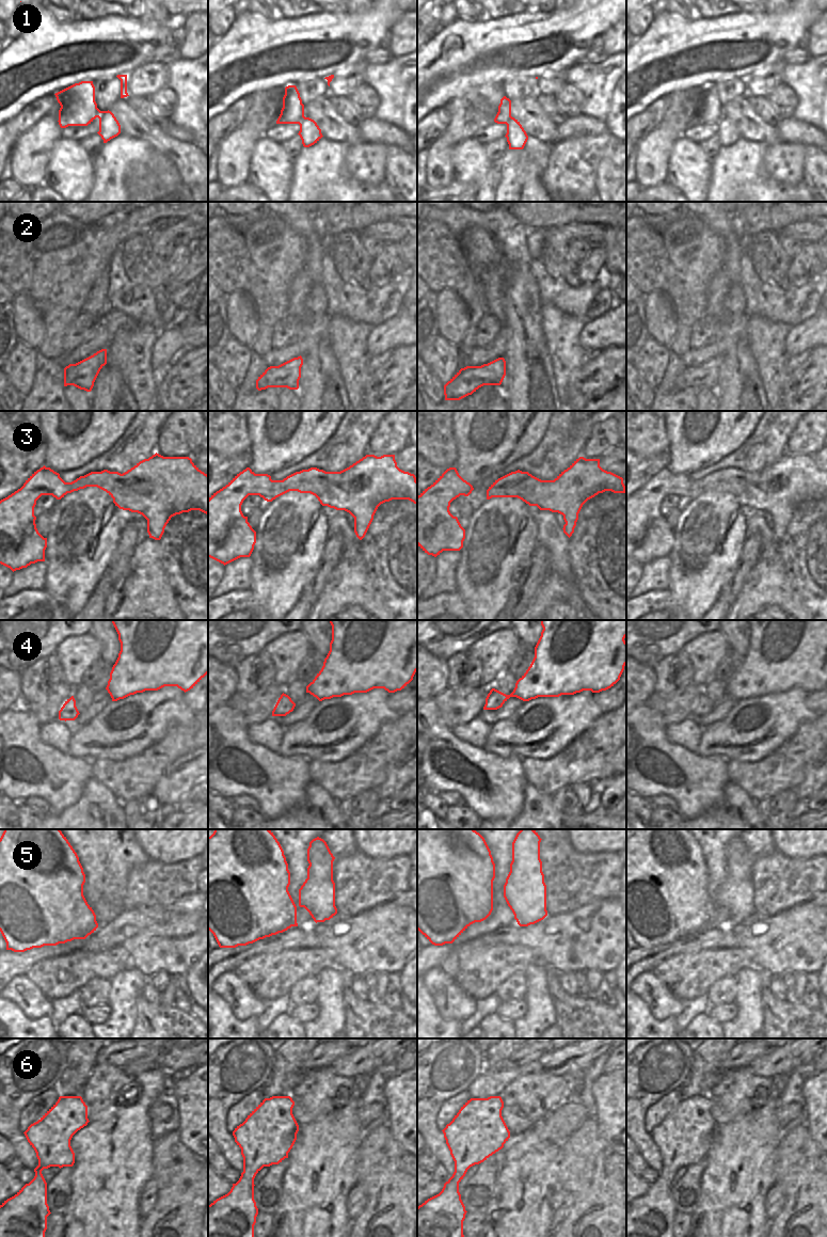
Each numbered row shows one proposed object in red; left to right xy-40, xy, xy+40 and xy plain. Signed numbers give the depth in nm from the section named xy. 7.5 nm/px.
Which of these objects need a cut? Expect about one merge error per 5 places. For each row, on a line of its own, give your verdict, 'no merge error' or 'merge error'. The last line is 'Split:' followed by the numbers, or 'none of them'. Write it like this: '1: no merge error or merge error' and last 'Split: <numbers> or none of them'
1: no merge error
2: no merge error
3: no merge error
4: no merge error
5: no merge error
6: no merge error
Split: none of them

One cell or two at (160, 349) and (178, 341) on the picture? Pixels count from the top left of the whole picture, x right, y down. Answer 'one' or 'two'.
one

